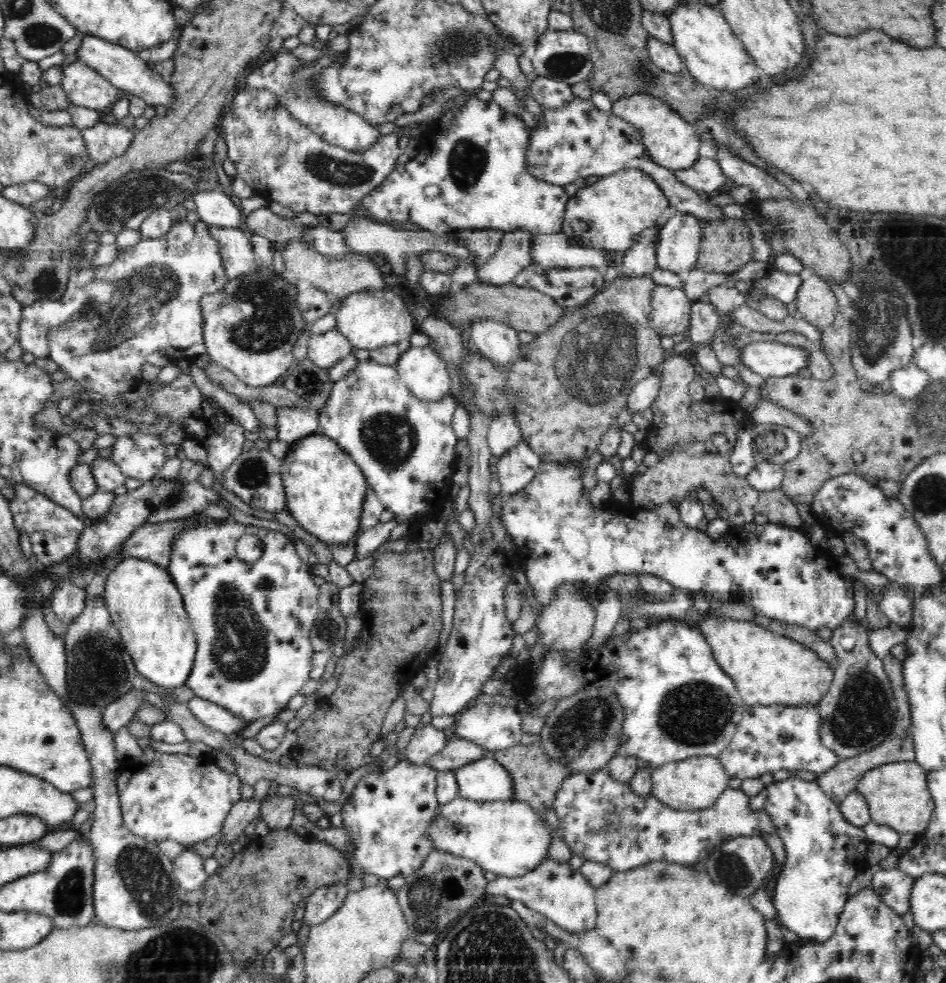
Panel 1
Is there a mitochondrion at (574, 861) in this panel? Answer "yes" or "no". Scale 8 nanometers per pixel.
no

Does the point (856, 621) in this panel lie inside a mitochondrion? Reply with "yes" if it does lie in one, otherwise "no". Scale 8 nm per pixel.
no

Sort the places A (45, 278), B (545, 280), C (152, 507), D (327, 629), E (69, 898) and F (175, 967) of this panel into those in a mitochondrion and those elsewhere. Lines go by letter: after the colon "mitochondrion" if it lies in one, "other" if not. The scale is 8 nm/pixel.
A: mitochondrion
B: other
C: other
D: mitochondrion
E: mitochondrion
F: mitochondrion

